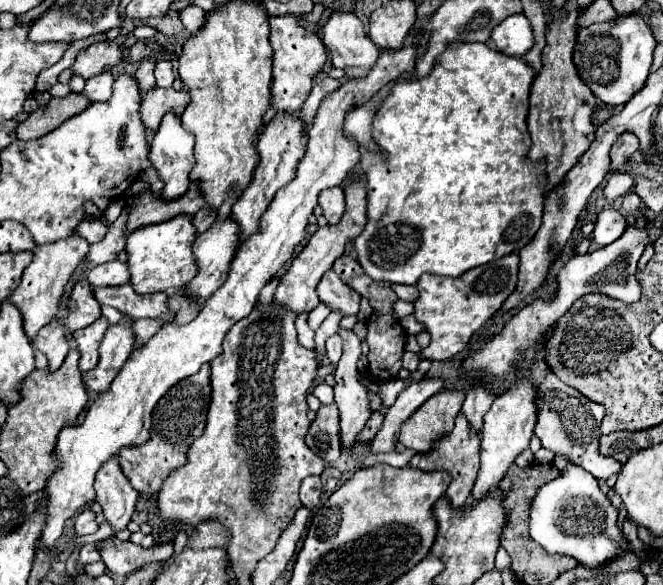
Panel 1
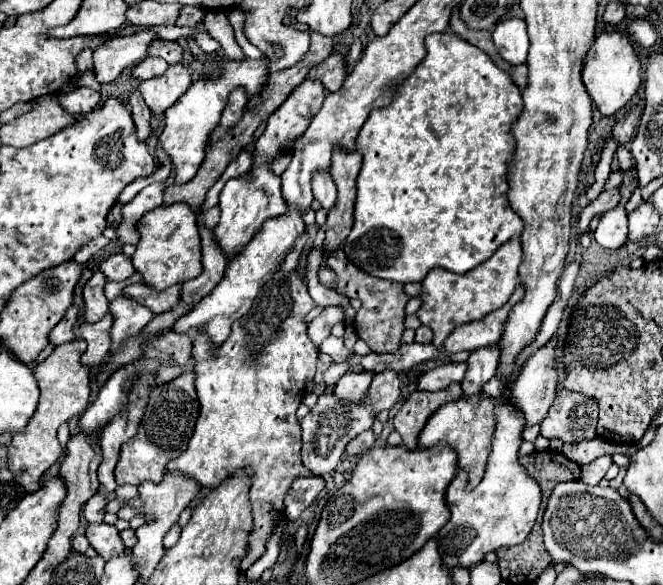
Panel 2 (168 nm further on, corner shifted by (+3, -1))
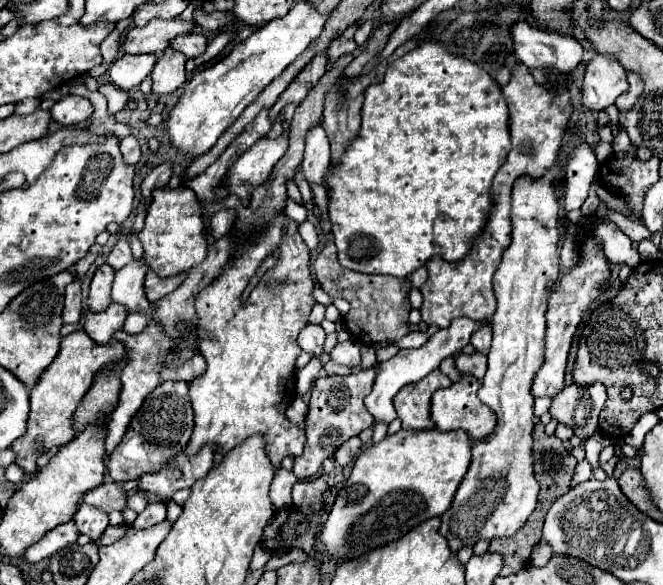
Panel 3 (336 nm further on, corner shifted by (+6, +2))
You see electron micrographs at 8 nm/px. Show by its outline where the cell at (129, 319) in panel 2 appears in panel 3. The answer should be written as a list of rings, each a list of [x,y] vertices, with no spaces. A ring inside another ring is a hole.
[[[144,258],[128,262],[122,270],[116,272],[112,286],[112,300],[126,306],[130,312],[144,312],[150,308],[150,302],[144,294],[144,276],[148,272],[148,264]]]

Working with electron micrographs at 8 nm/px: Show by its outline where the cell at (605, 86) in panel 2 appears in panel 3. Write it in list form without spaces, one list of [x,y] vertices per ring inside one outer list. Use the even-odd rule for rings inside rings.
[[[596,54],[586,66],[582,84],[582,104],[588,110],[598,112],[614,104],[624,90],[628,90],[624,66],[610,56]]]

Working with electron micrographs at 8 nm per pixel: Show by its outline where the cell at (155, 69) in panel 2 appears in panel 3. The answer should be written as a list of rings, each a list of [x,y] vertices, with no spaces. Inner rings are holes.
[[[124,54],[110,68],[112,84],[122,88],[122,90],[136,88],[152,72],[154,64],[156,64],[156,56],[154,54],[140,54],[140,56]]]

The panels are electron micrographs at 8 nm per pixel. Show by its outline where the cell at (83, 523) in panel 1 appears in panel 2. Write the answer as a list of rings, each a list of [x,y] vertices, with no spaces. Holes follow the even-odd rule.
[[[101,493],[93,495],[93,497],[85,503],[85,509],[83,509],[85,521],[87,521],[87,523],[101,523],[101,521],[103,521],[103,515],[105,515],[105,505],[107,505],[105,495],[101,495]]]

